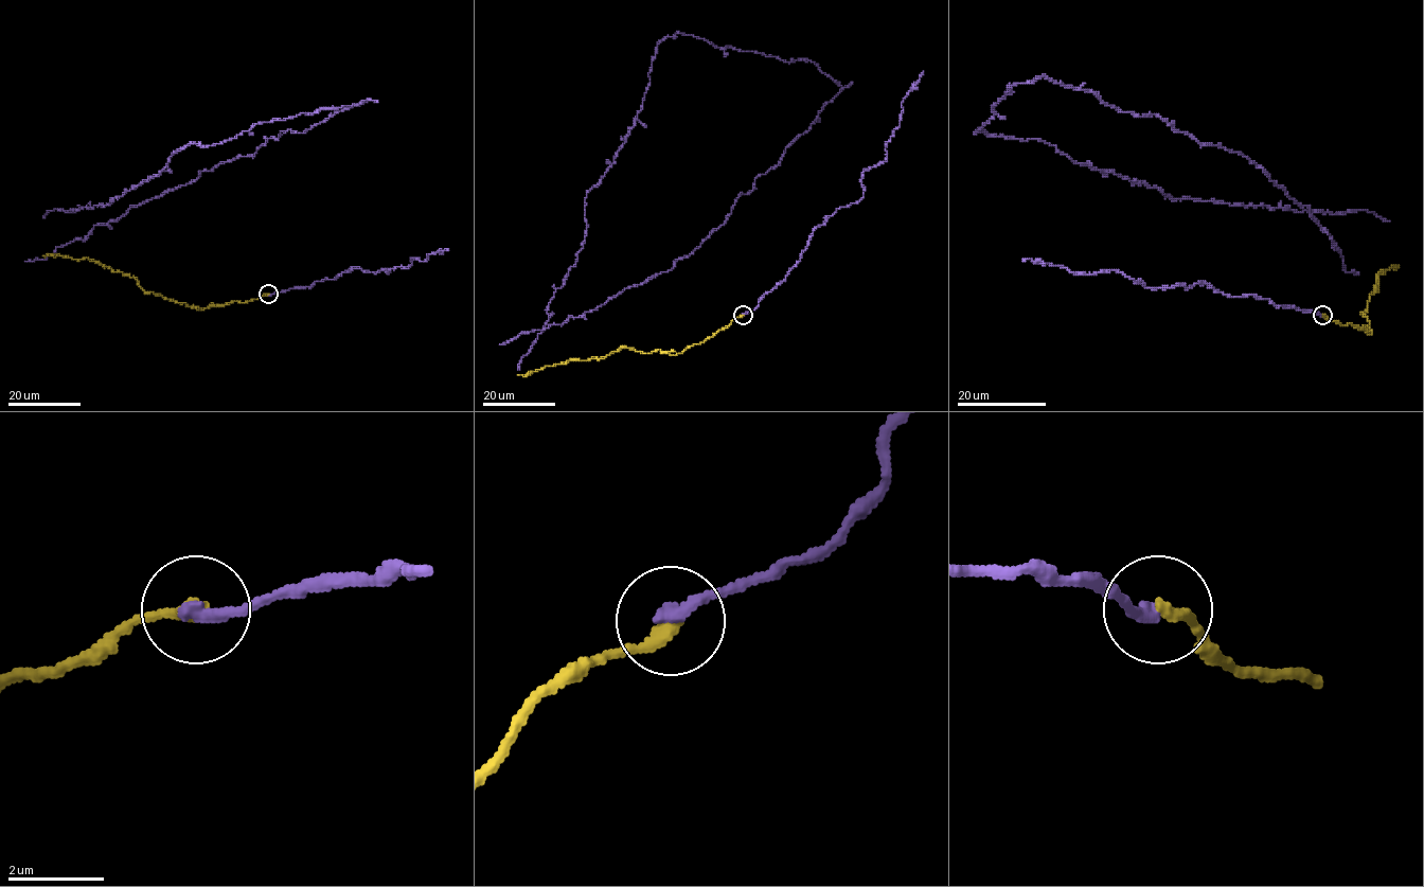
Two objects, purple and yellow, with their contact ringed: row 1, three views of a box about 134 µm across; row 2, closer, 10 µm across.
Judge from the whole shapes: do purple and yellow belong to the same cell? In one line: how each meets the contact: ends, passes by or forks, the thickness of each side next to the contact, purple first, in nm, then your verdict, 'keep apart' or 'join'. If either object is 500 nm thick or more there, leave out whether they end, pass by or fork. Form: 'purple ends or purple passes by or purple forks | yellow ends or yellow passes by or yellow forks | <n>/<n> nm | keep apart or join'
purple ends | yellow ends | 280/260 nm | join

